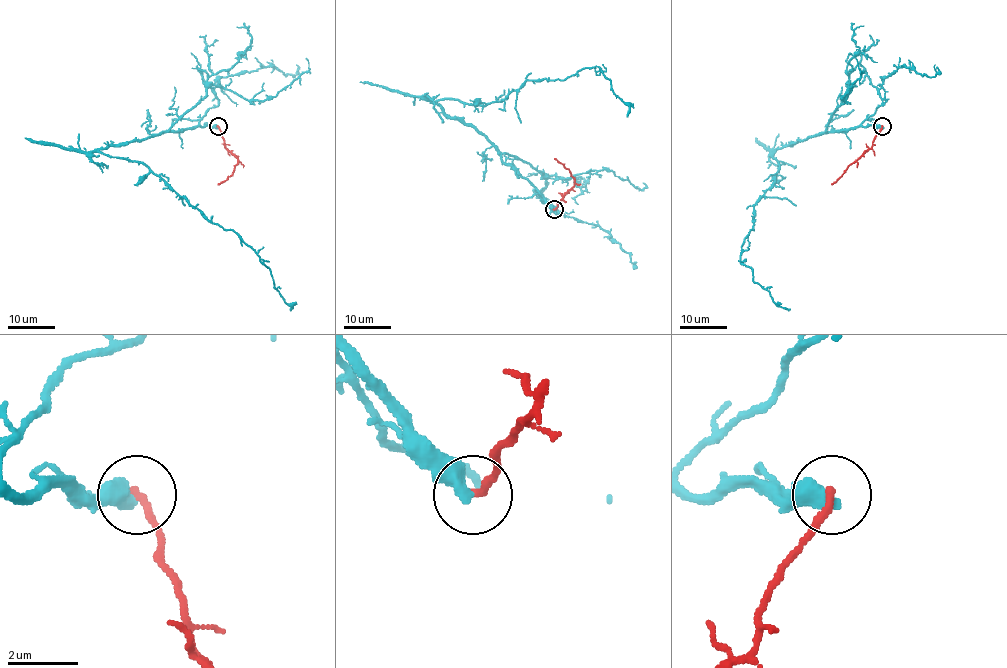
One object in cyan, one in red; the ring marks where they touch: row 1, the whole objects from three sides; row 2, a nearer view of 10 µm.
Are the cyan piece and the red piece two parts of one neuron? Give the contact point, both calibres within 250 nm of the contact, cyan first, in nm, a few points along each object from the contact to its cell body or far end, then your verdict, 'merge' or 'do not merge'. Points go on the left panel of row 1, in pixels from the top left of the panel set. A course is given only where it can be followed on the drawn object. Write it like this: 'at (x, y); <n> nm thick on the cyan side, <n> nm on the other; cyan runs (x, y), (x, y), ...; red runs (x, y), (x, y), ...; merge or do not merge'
at (218, 126); 460 nm thick on the cyan side, 240 nm on the other; cyan runs (217, 126), (164, 131), (101, 151), (147, 165), (213, 223), (249, 245), (270, 270), (289, 309); red runs (217, 126), (224, 146), (237, 159), (234, 172), (217, 184); do not merge

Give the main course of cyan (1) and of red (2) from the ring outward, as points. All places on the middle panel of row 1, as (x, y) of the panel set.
1: (554, 209), (495, 147), (436, 101), (501, 102), (526, 81), (566, 79), (597, 66), (629, 107), (626, 116)
2: (554, 209), (574, 185), (570, 172), (554, 158)

